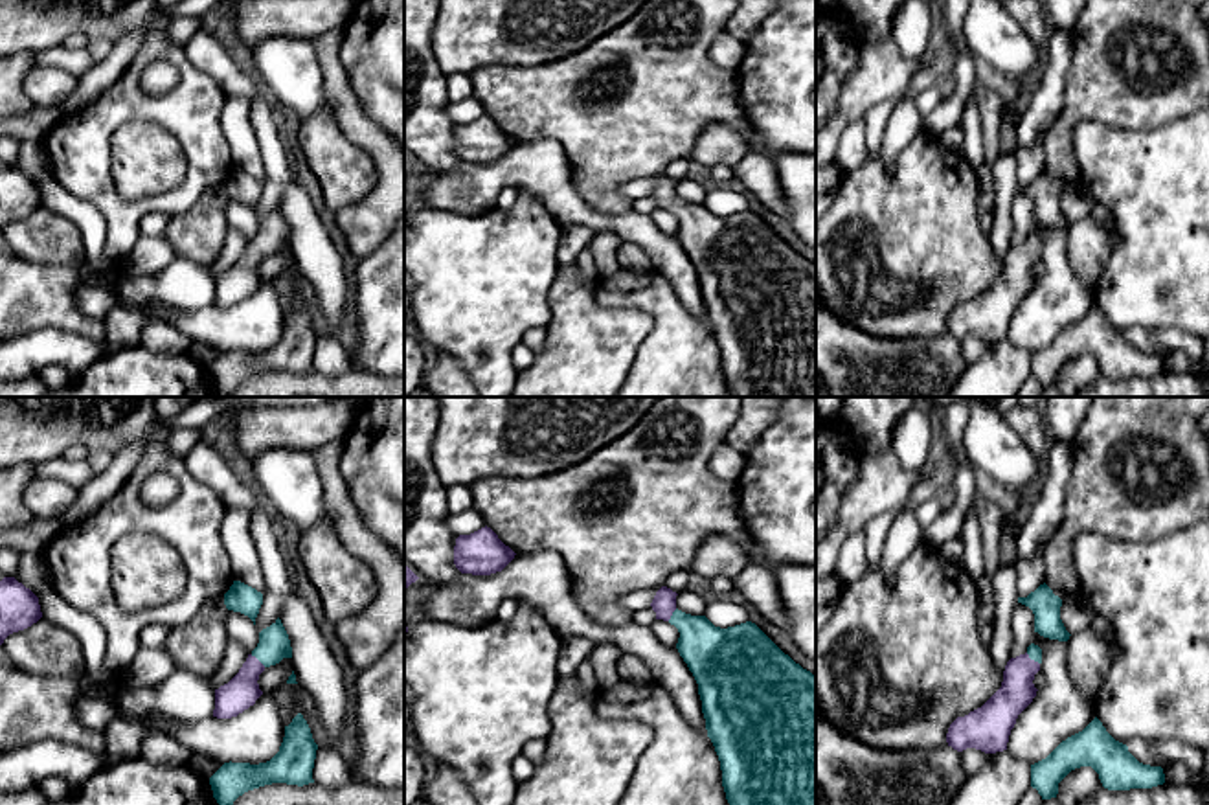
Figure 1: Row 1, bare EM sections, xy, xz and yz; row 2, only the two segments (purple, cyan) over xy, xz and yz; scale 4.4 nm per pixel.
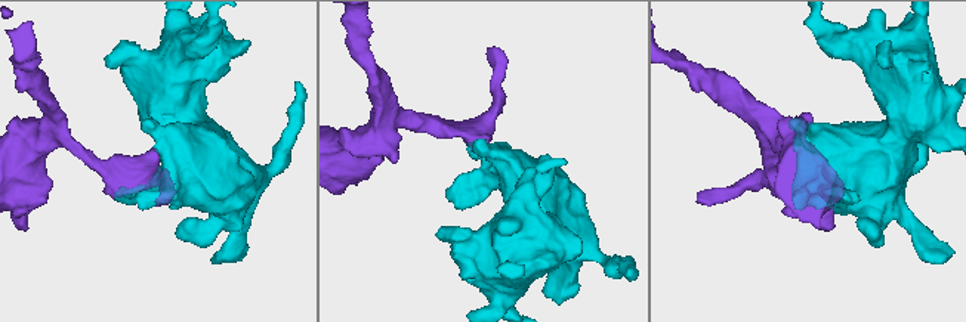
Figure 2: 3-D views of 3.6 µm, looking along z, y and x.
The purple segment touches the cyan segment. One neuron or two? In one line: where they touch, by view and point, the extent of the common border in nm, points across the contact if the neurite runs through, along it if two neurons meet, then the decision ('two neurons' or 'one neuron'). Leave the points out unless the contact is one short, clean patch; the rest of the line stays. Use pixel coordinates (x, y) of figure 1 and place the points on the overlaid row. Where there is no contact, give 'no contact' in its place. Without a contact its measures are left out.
meets purple in yz at (1033, 660); contact 80 nm long; runs through yz (1016, 691), (1018, 675), (1033, 660), (1035, 653); one neuron

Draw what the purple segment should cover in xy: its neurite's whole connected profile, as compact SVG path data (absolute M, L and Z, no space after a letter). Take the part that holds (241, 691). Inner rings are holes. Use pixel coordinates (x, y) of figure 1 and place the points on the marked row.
M277 618L270 627L259 632L259 643L248 654L239 673L228 684L215 689L213 717L232 719L254 706L263 695L257 684L259 675L283 658L292 658L292 647L288 634Z

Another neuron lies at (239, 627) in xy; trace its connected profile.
M228 610L226 634L228 638L243 643L248 654L252 654L259 643L259 630L255 629L254 621L241 612Z

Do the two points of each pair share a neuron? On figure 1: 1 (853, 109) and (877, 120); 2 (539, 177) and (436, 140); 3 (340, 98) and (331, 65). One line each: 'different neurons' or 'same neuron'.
1: different neurons
2: different neurons
3: same neuron

